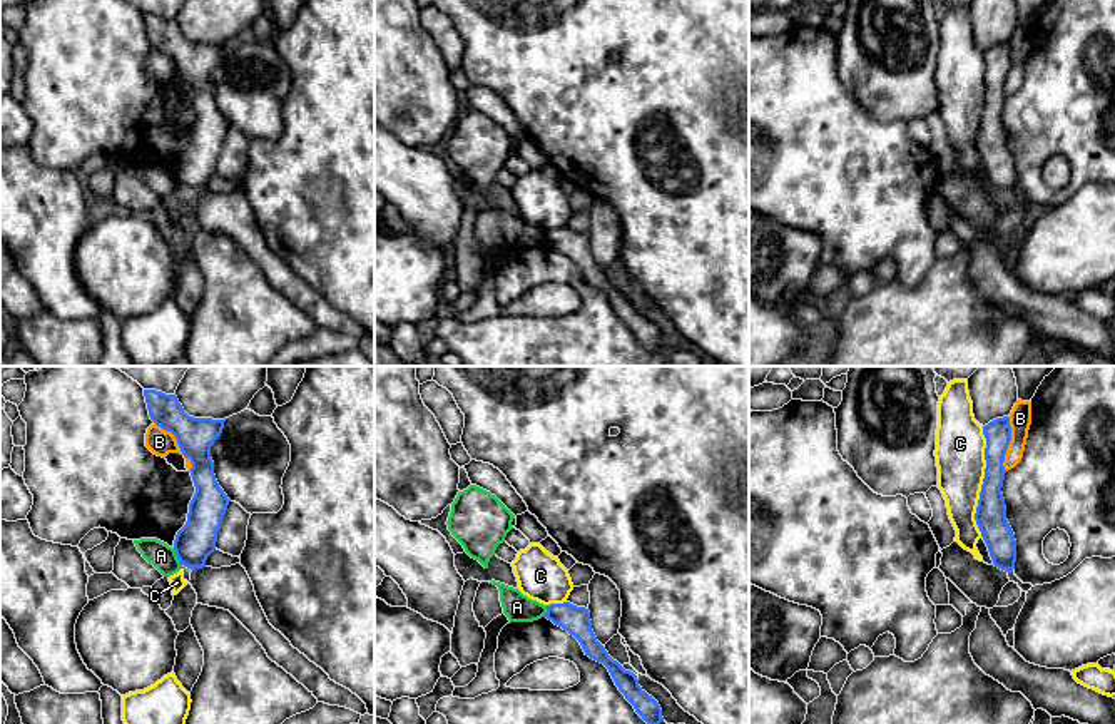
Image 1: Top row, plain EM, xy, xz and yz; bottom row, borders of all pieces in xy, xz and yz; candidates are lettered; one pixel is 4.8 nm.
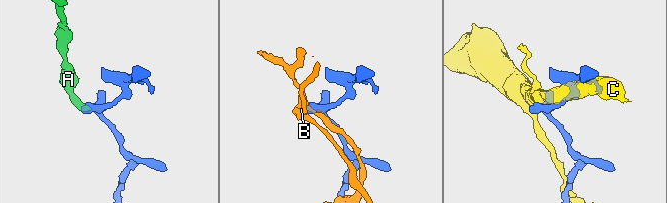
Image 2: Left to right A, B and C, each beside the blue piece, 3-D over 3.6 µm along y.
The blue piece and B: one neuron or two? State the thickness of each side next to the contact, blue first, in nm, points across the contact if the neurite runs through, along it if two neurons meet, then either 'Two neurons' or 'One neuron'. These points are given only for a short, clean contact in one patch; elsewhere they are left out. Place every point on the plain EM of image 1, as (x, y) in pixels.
Thickness 180 nm (blue) against 120 nm. Boundary: xy (154, 47), (174, 62), (179, 76), (191, 89), (189, 96). Two neurons

